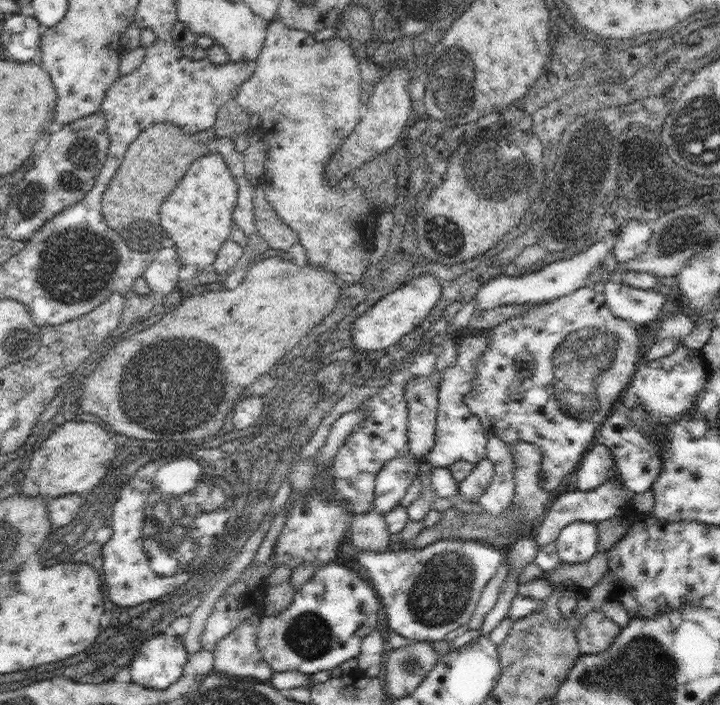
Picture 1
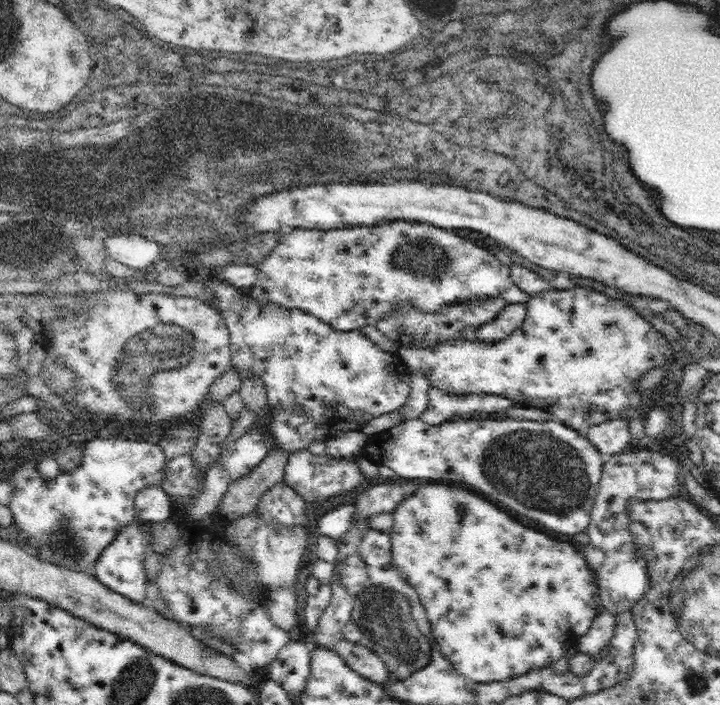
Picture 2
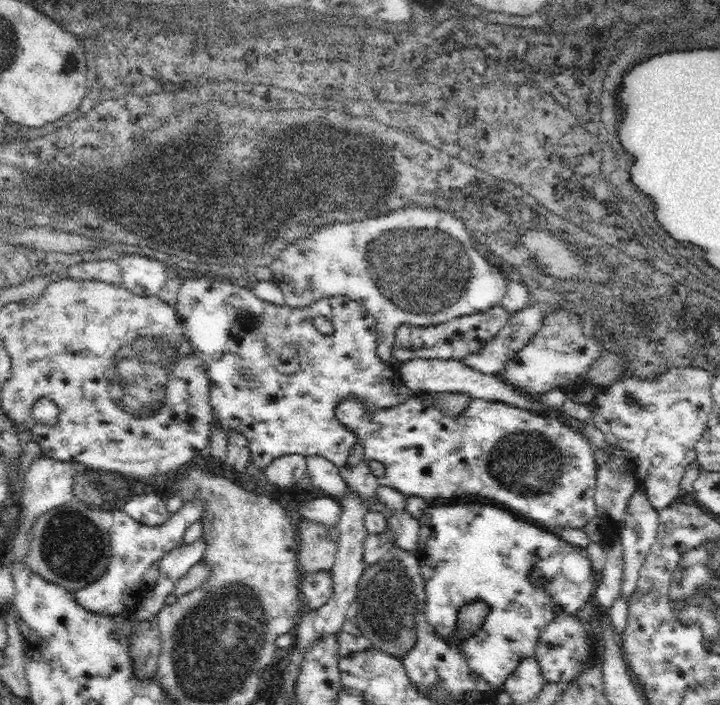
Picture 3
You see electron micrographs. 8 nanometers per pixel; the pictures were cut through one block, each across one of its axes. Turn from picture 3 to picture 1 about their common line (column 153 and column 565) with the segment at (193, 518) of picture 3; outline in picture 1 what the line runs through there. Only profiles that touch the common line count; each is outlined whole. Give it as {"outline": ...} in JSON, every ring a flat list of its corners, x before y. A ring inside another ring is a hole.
{"outline":[[582,520,571,522,560,531,555,544,561,562,588,562,598,552,597,523]]}

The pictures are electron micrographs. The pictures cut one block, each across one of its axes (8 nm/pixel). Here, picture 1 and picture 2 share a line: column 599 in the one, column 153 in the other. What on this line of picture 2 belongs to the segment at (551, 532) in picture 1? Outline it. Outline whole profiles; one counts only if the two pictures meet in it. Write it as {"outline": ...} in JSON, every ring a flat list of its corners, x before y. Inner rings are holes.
{"outline":[[146,486,135,498,136,518,150,522,164,522,171,516,171,500,161,486]]}

